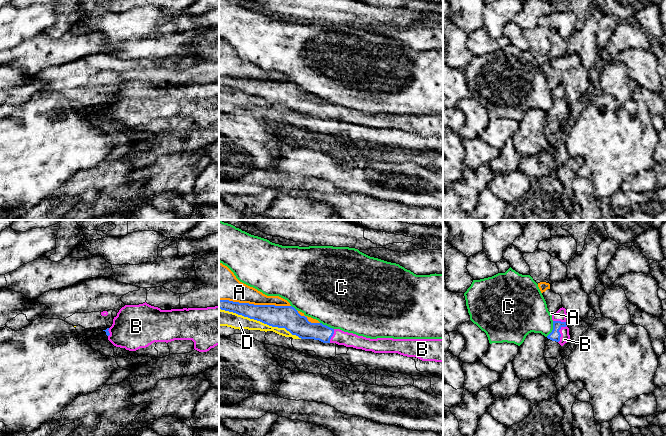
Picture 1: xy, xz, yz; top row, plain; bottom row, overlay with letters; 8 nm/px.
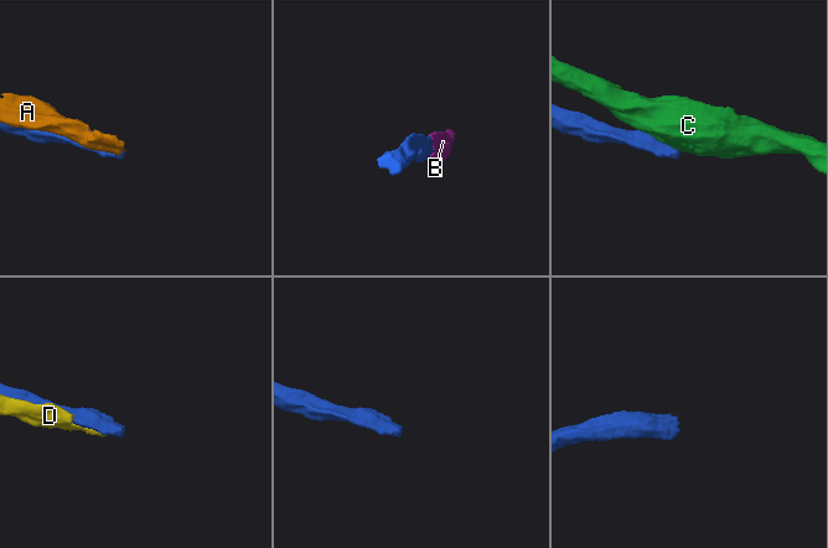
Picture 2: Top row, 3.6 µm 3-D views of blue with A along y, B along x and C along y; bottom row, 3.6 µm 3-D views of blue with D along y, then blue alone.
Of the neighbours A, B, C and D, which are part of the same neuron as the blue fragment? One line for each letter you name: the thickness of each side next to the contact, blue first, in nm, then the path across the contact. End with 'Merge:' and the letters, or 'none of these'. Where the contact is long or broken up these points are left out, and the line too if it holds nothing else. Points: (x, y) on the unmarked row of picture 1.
B: calibres 90 and 80 nm; way yz (555, 111), (559, 109), (564, 107)
Merge: B

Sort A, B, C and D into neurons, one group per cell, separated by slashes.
A / B / C / D

